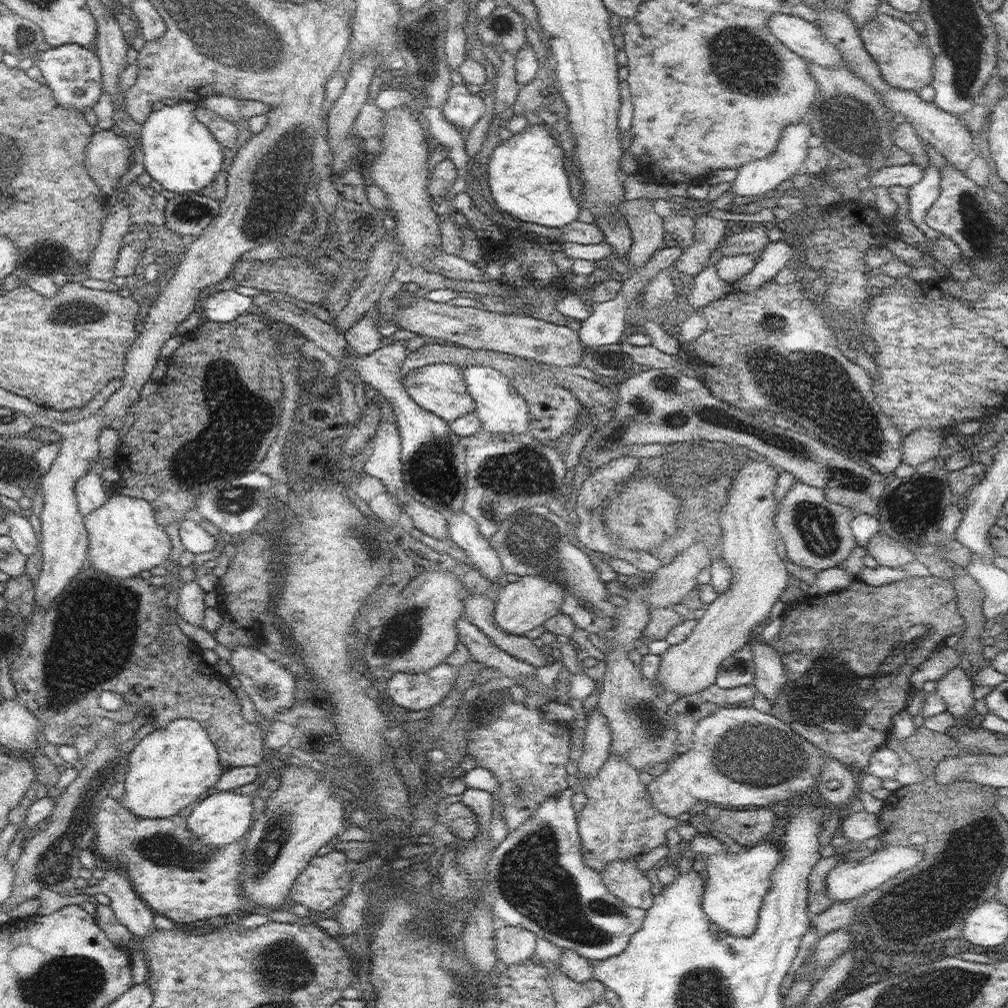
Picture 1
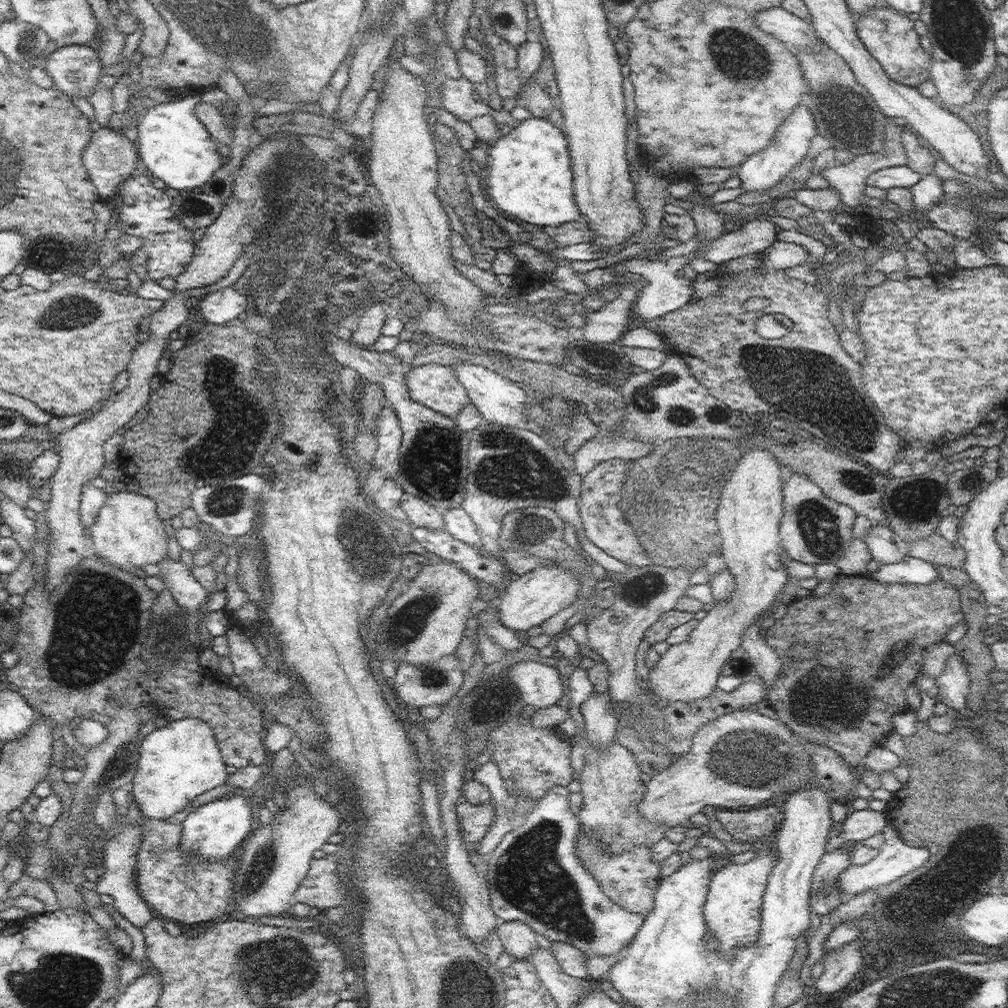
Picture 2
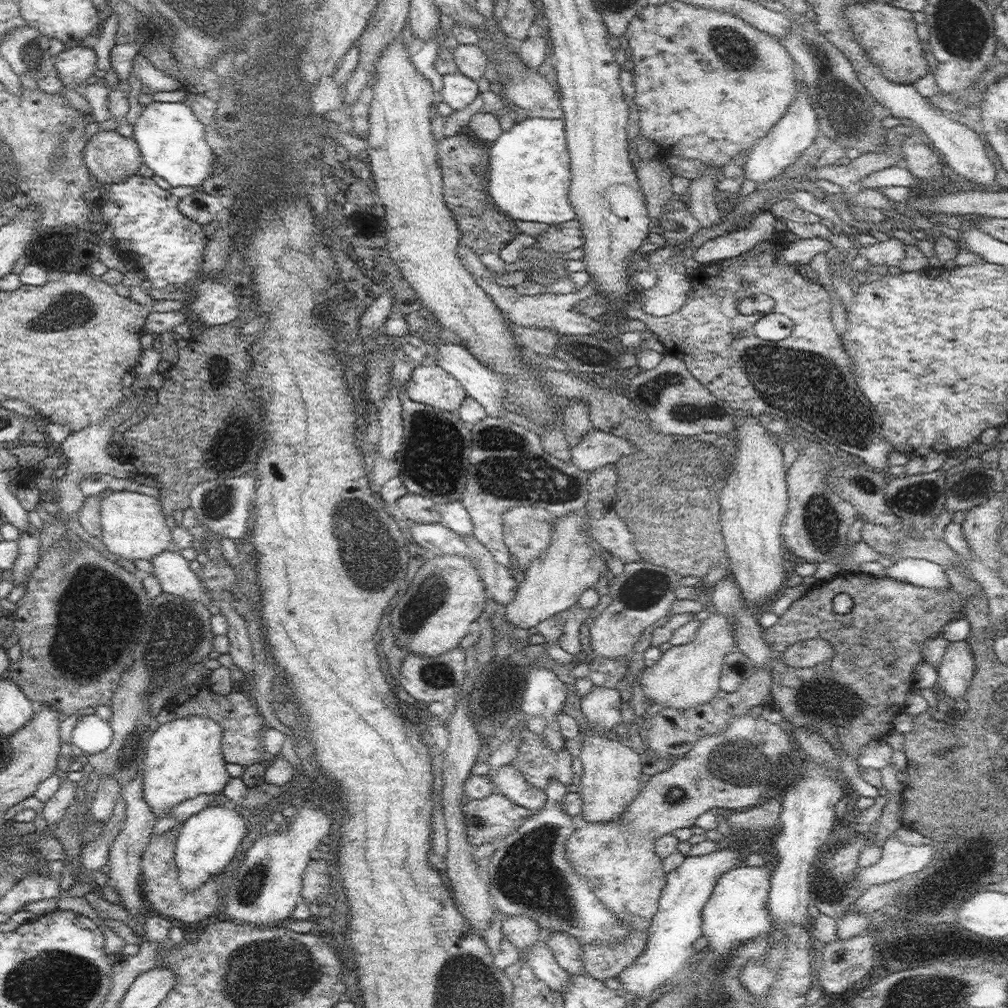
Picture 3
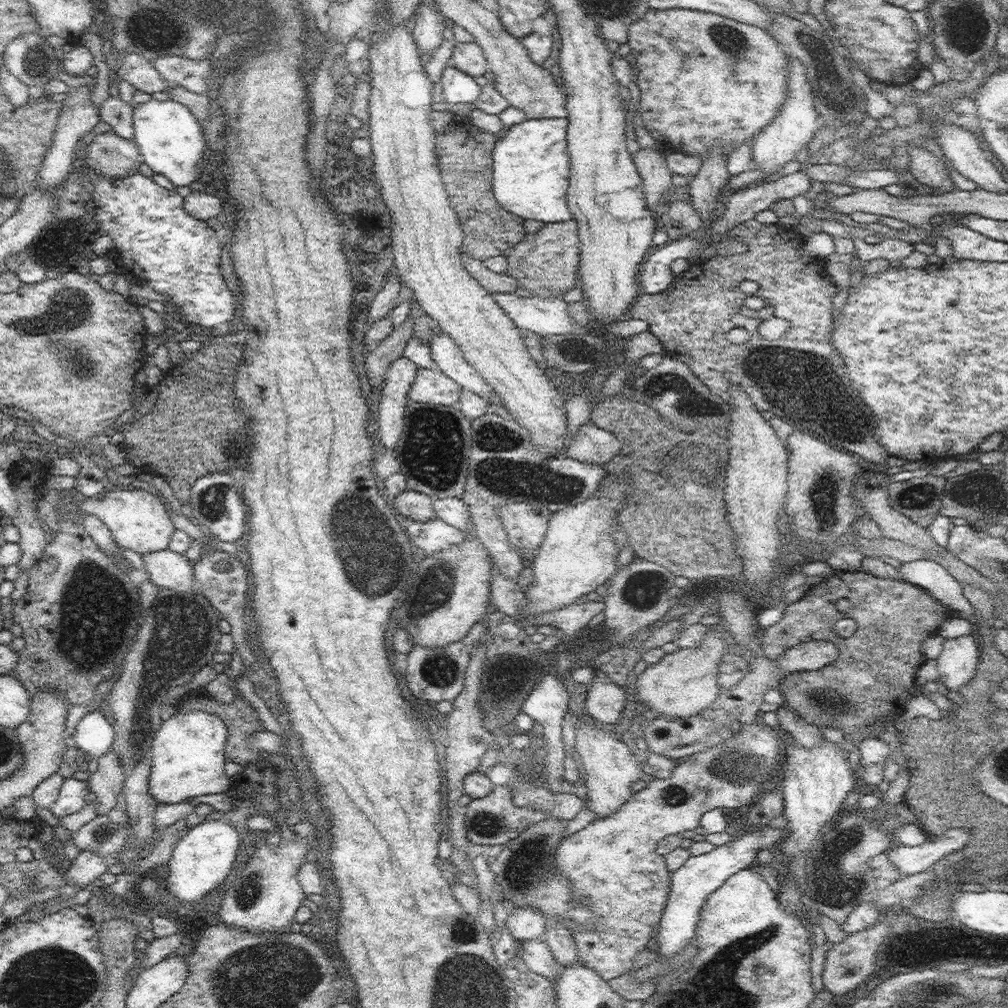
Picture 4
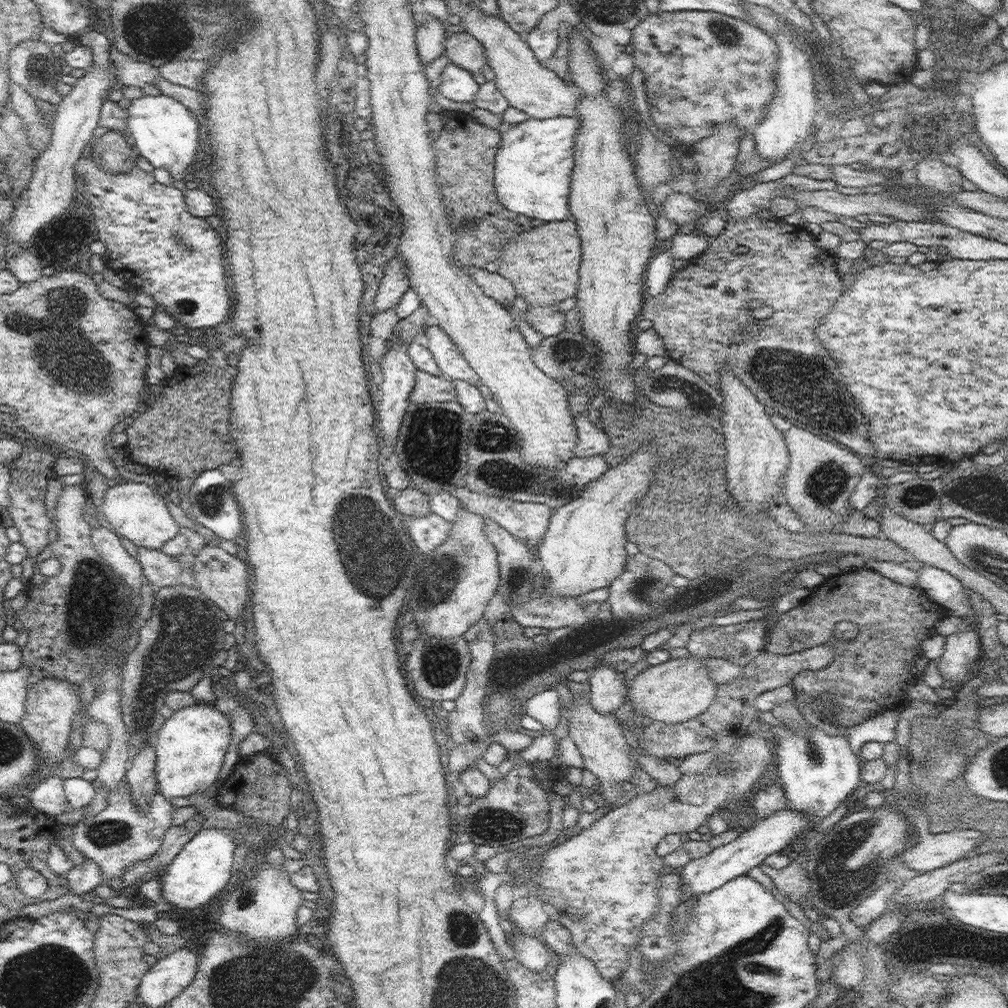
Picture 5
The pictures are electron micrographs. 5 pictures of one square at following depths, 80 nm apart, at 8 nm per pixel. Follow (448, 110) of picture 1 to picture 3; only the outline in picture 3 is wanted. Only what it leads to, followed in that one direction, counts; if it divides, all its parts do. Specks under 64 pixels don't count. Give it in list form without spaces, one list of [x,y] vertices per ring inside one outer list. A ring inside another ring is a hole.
[[[460,71],[443,74],[440,99],[449,104],[454,111],[464,110],[480,93],[475,80]]]

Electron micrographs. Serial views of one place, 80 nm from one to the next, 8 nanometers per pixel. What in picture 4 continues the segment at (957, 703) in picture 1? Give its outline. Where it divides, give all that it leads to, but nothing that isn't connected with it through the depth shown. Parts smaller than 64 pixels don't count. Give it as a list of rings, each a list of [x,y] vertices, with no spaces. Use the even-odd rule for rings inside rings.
[[[975,632],[945,639],[943,651],[936,659],[940,673],[938,682],[943,683],[949,690],[959,692],[965,684],[978,678],[980,654]]]

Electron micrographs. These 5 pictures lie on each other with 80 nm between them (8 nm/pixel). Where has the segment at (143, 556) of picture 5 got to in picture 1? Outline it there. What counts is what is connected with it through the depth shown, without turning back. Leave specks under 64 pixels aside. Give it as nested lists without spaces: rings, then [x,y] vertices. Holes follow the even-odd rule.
[[[180,576],[179,579],[176,606],[179,616],[186,622],[198,626],[205,617],[207,607],[204,605],[204,597],[207,592],[195,580],[184,582]]]

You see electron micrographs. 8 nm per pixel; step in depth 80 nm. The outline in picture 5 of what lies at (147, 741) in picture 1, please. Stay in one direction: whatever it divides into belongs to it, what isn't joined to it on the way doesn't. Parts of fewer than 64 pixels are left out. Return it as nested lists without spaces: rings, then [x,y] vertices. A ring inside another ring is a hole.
[[[196,702],[195,705],[174,711],[170,718],[165,719],[162,728],[160,728],[157,734],[154,750],[157,754],[157,788],[166,800],[171,802],[172,798],[187,797],[212,787],[217,791],[219,790],[223,780],[218,777],[218,774],[220,774],[220,769],[222,764],[224,764],[224,754],[228,752],[232,731],[231,722],[226,714],[218,711],[209,702]]]

